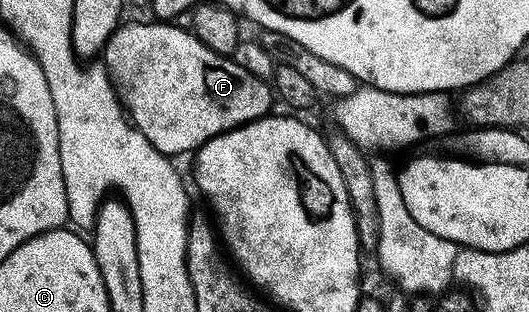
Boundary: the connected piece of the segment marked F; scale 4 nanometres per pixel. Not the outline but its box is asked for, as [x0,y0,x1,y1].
[103,21,275,157]

